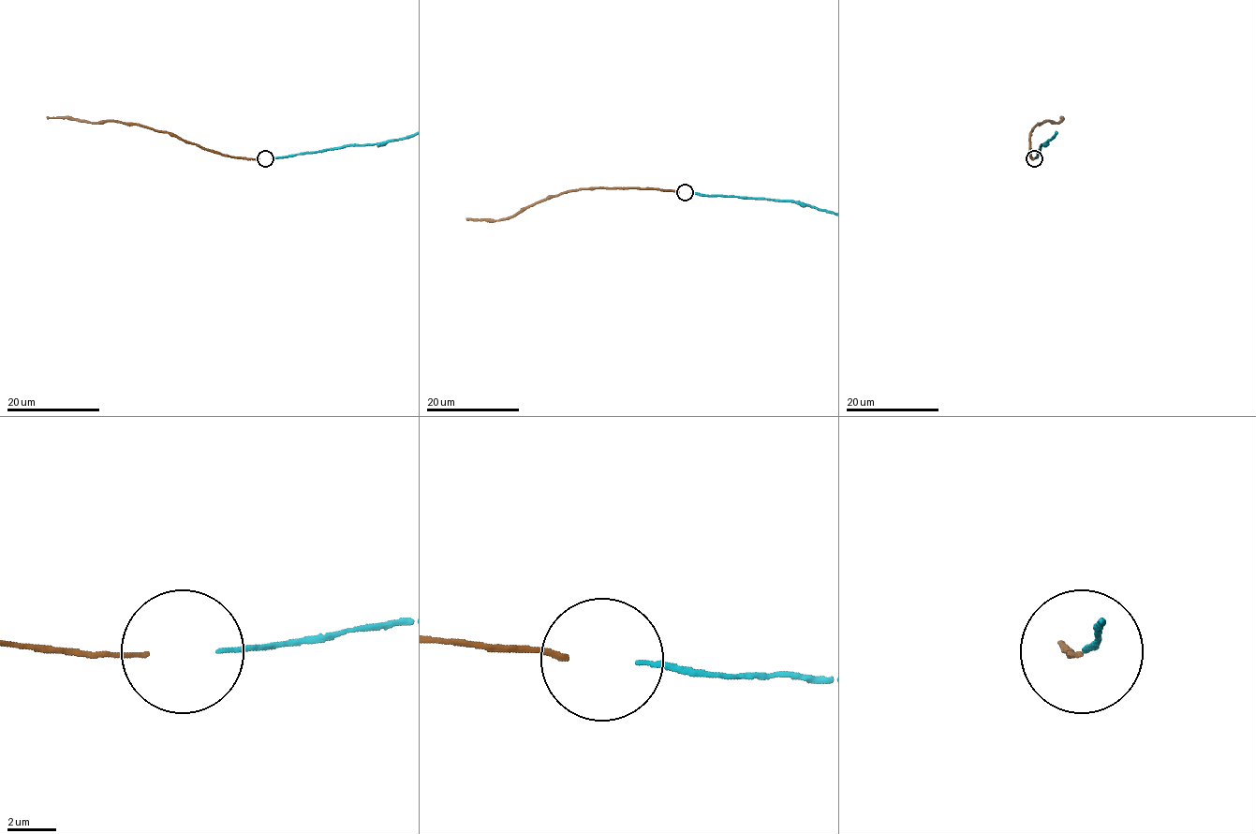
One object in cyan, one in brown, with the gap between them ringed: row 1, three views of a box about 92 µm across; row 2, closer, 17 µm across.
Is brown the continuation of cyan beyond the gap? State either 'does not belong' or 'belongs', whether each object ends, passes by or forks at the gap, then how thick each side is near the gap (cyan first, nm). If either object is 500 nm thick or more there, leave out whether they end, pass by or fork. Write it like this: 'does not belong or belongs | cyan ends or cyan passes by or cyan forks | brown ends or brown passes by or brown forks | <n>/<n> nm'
belongs | cyan ends | brown ends | 160/200 nm

